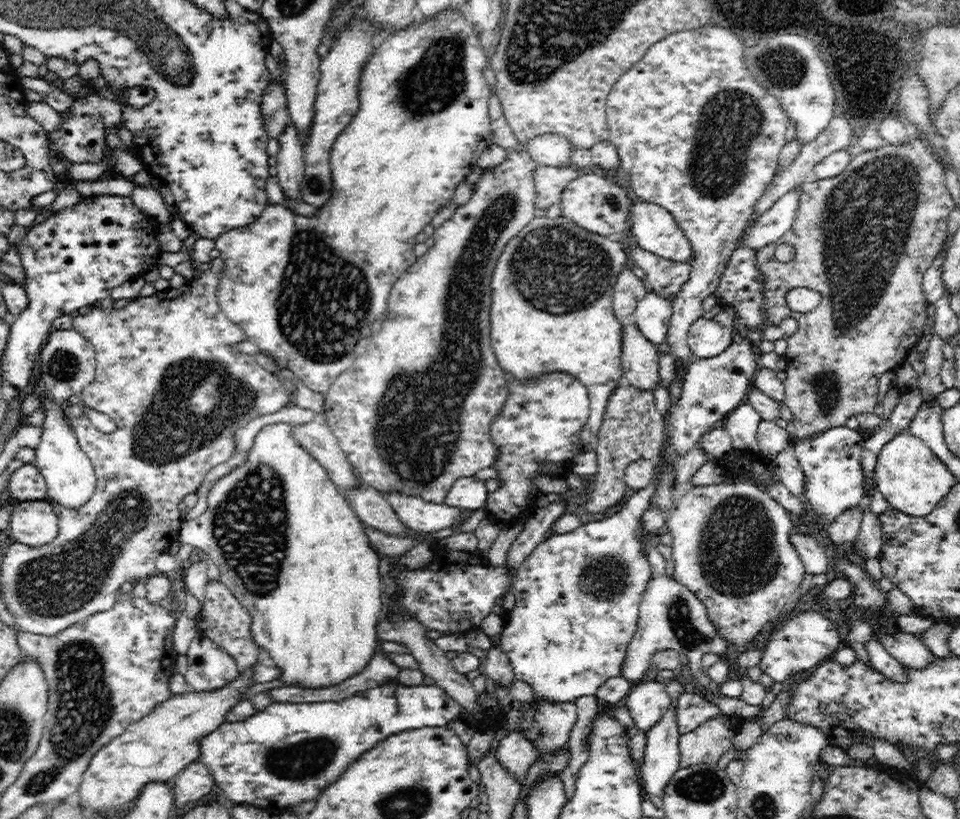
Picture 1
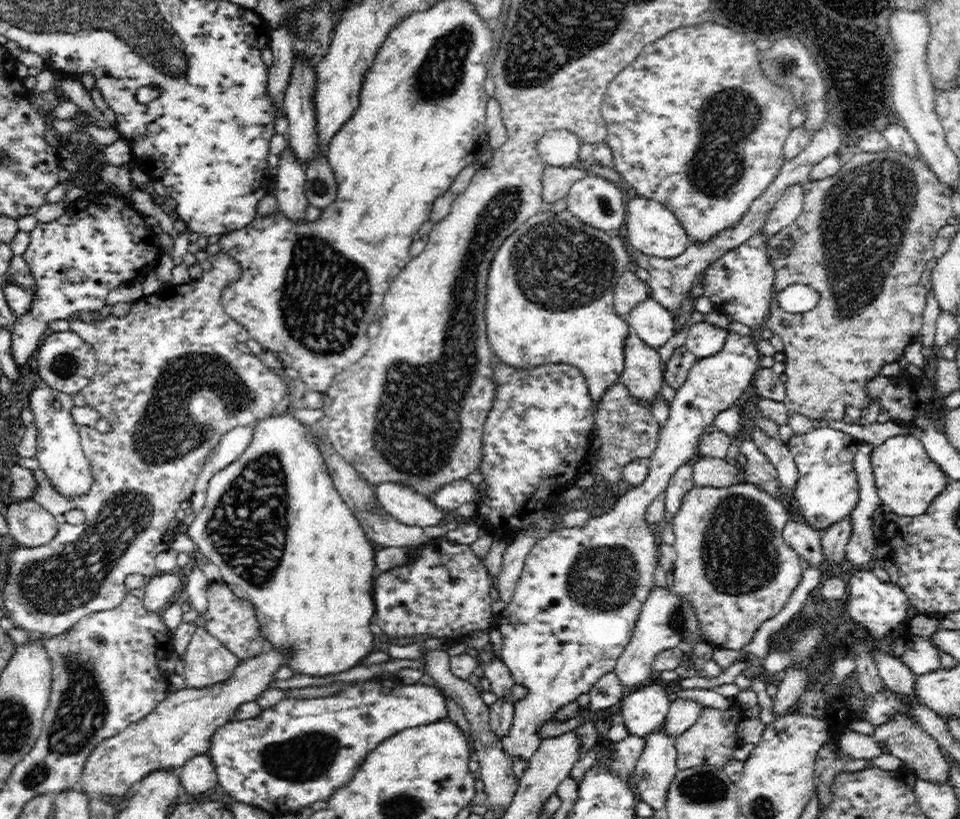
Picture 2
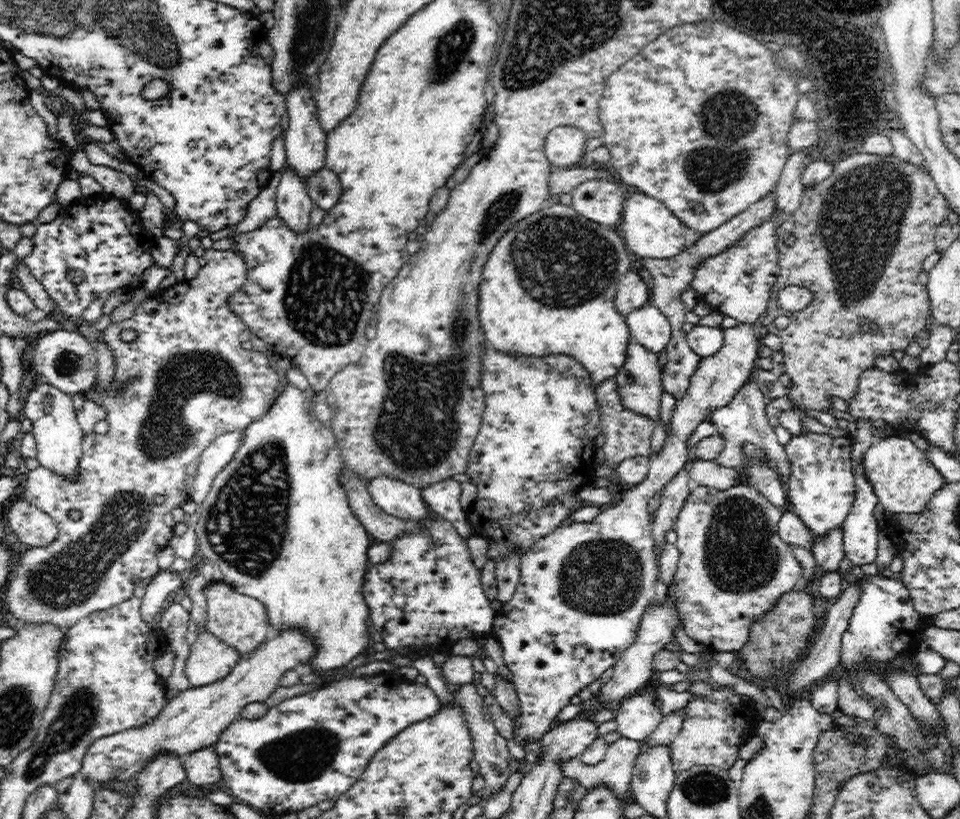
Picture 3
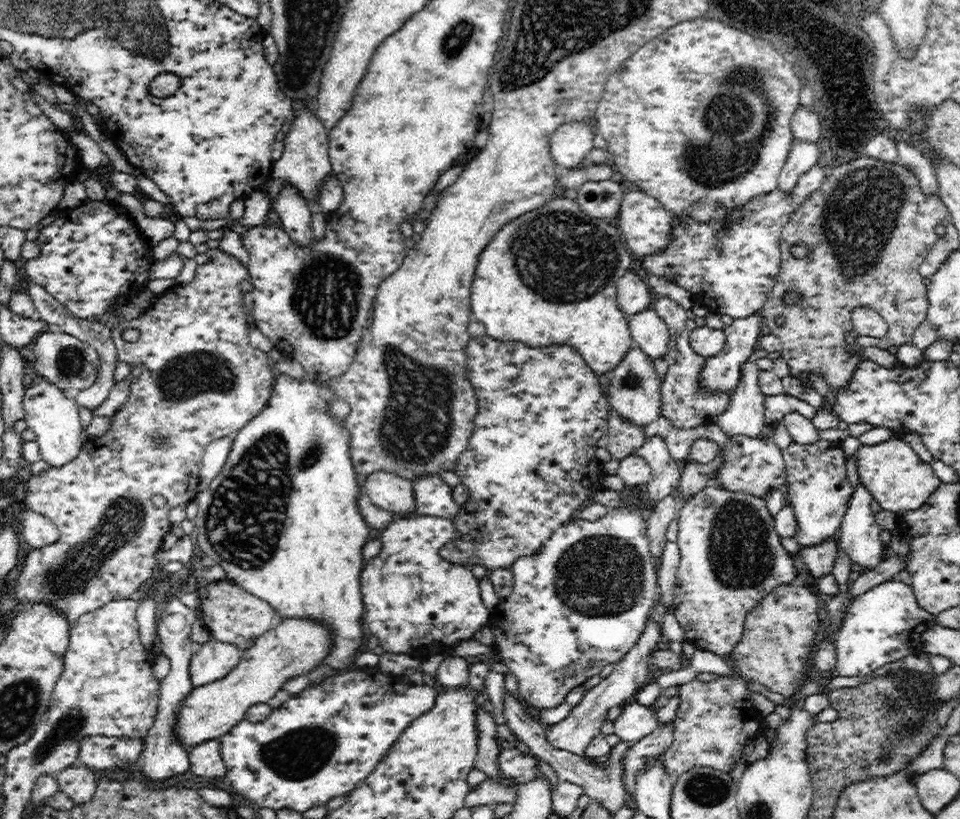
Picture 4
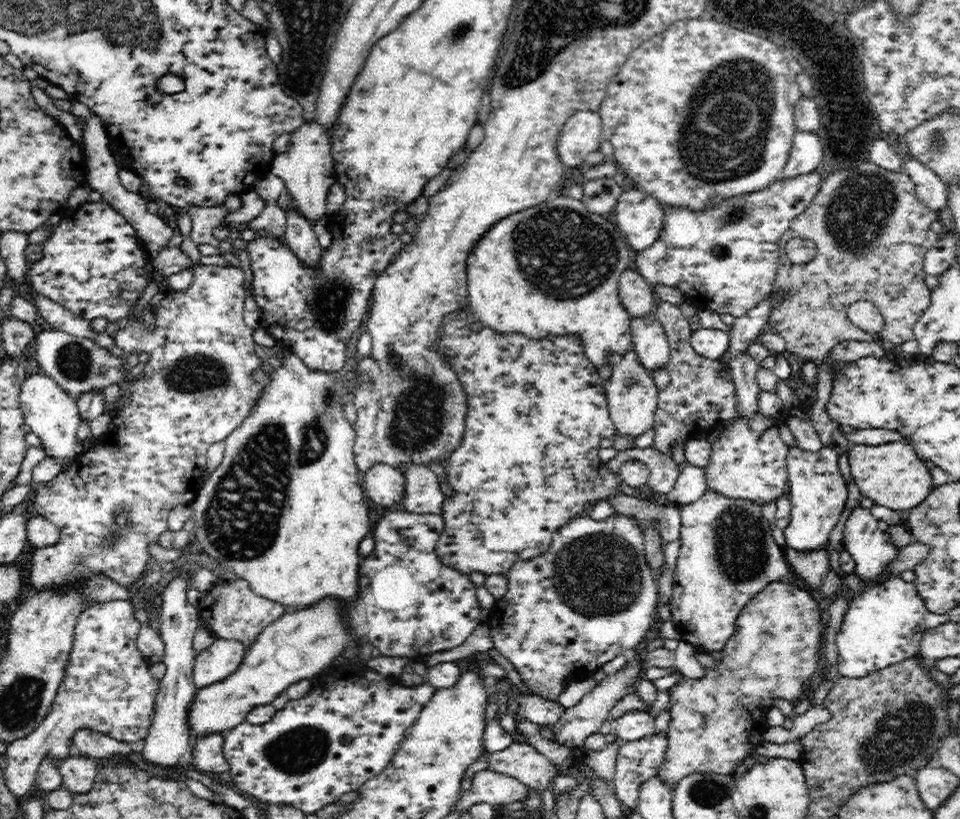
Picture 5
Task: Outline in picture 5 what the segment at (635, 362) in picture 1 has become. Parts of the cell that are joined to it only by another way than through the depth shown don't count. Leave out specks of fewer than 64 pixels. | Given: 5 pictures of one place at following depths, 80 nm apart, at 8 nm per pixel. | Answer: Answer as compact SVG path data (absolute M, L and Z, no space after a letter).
M634 350L628 351L612 364L611 376L605 380L605 395L615 433L636 438L653 428L660 390L652 376L653 374L640 363Z

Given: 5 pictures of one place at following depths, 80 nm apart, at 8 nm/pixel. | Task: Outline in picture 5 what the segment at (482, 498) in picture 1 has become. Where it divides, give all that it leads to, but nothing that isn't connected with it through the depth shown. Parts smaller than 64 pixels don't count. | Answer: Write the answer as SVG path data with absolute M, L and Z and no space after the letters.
M407 465L401 469L405 479L405 496L398 509L412 512L414 514L432 514L441 516L442 506L445 504L446 496L442 493L439 478L426 465Z

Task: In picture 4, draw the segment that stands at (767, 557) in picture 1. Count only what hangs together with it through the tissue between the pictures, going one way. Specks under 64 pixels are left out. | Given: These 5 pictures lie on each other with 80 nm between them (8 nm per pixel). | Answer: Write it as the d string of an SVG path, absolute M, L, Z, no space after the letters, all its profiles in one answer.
M717 487L702 488L694 498L683 502L678 509L678 539L677 545L681 552L681 559L676 575L676 582L673 588L674 598L671 608L674 616L680 626L684 629L685 638L687 642L692 643L697 649L704 649L719 655L730 654L734 650L734 646L738 644L738 640L742 638L744 632L744 624L746 616L749 615L750 610L754 610L756 606L768 595L771 594L778 586L782 584L793 584L798 582L801 576L801 569L792 559L791 554L784 548L780 542L780 537L775 530L775 515L768 511L766 500L762 500L753 496L752 494L743 494L742 492L731 492L730 490L718 489Z

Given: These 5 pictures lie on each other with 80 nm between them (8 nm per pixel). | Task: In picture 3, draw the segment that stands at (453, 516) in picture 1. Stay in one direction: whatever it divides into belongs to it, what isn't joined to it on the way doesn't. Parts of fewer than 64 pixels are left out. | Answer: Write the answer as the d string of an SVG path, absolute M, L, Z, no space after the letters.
M390 477L367 480L367 490L375 504L402 520L426 522L432 511L425 504L421 491L413 485Z

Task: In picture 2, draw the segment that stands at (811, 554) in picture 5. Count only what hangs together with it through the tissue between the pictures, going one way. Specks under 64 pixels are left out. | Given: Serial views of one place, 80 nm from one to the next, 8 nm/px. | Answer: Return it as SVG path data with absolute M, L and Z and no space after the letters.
M848 515L822 532L820 545L824 553L825 566L833 566L845 558L846 545L852 535L851 521L852 518Z

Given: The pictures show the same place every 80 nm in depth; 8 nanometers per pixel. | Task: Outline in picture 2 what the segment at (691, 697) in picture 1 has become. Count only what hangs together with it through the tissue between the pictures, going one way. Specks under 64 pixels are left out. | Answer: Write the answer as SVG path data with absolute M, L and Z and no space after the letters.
M678 698L672 701L662 729L669 737L681 736L690 726L696 724L702 708L703 705L690 698Z

